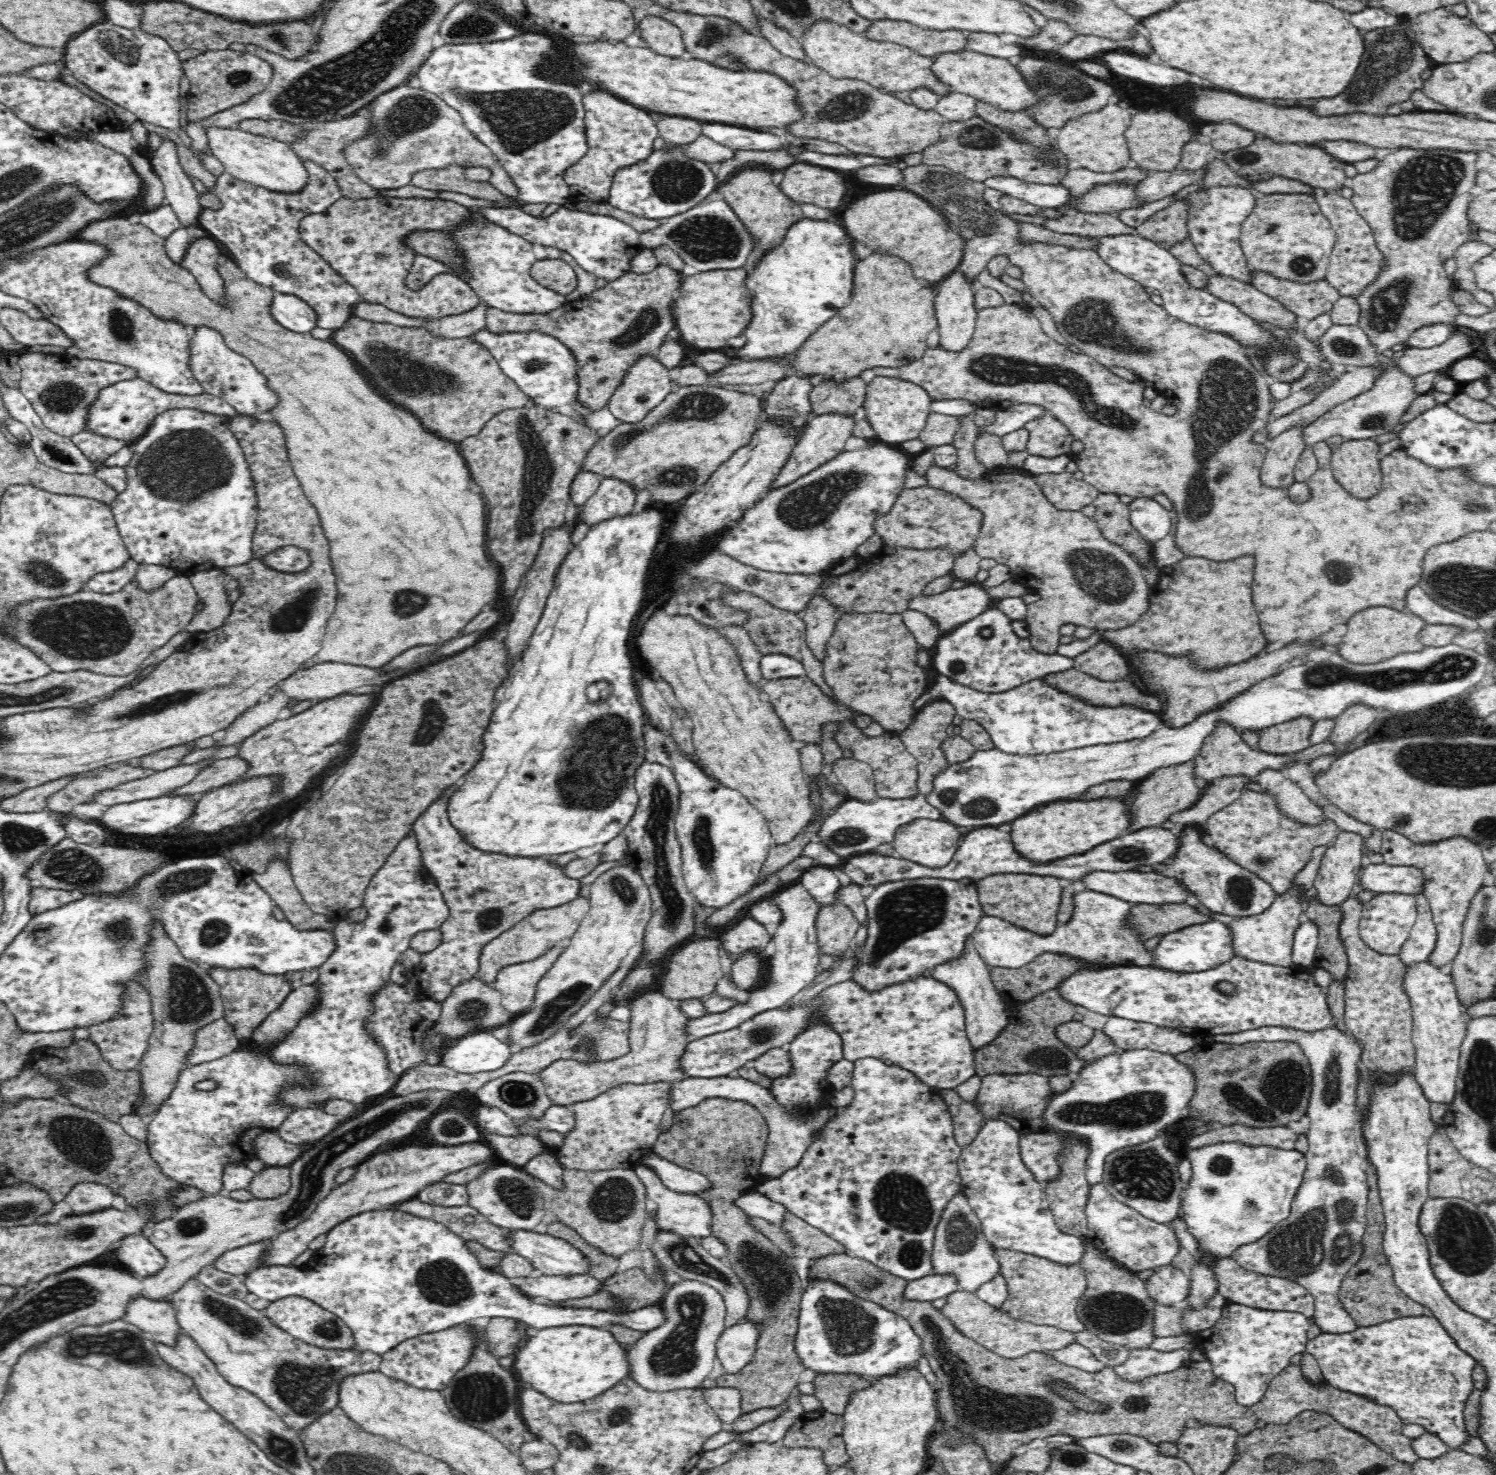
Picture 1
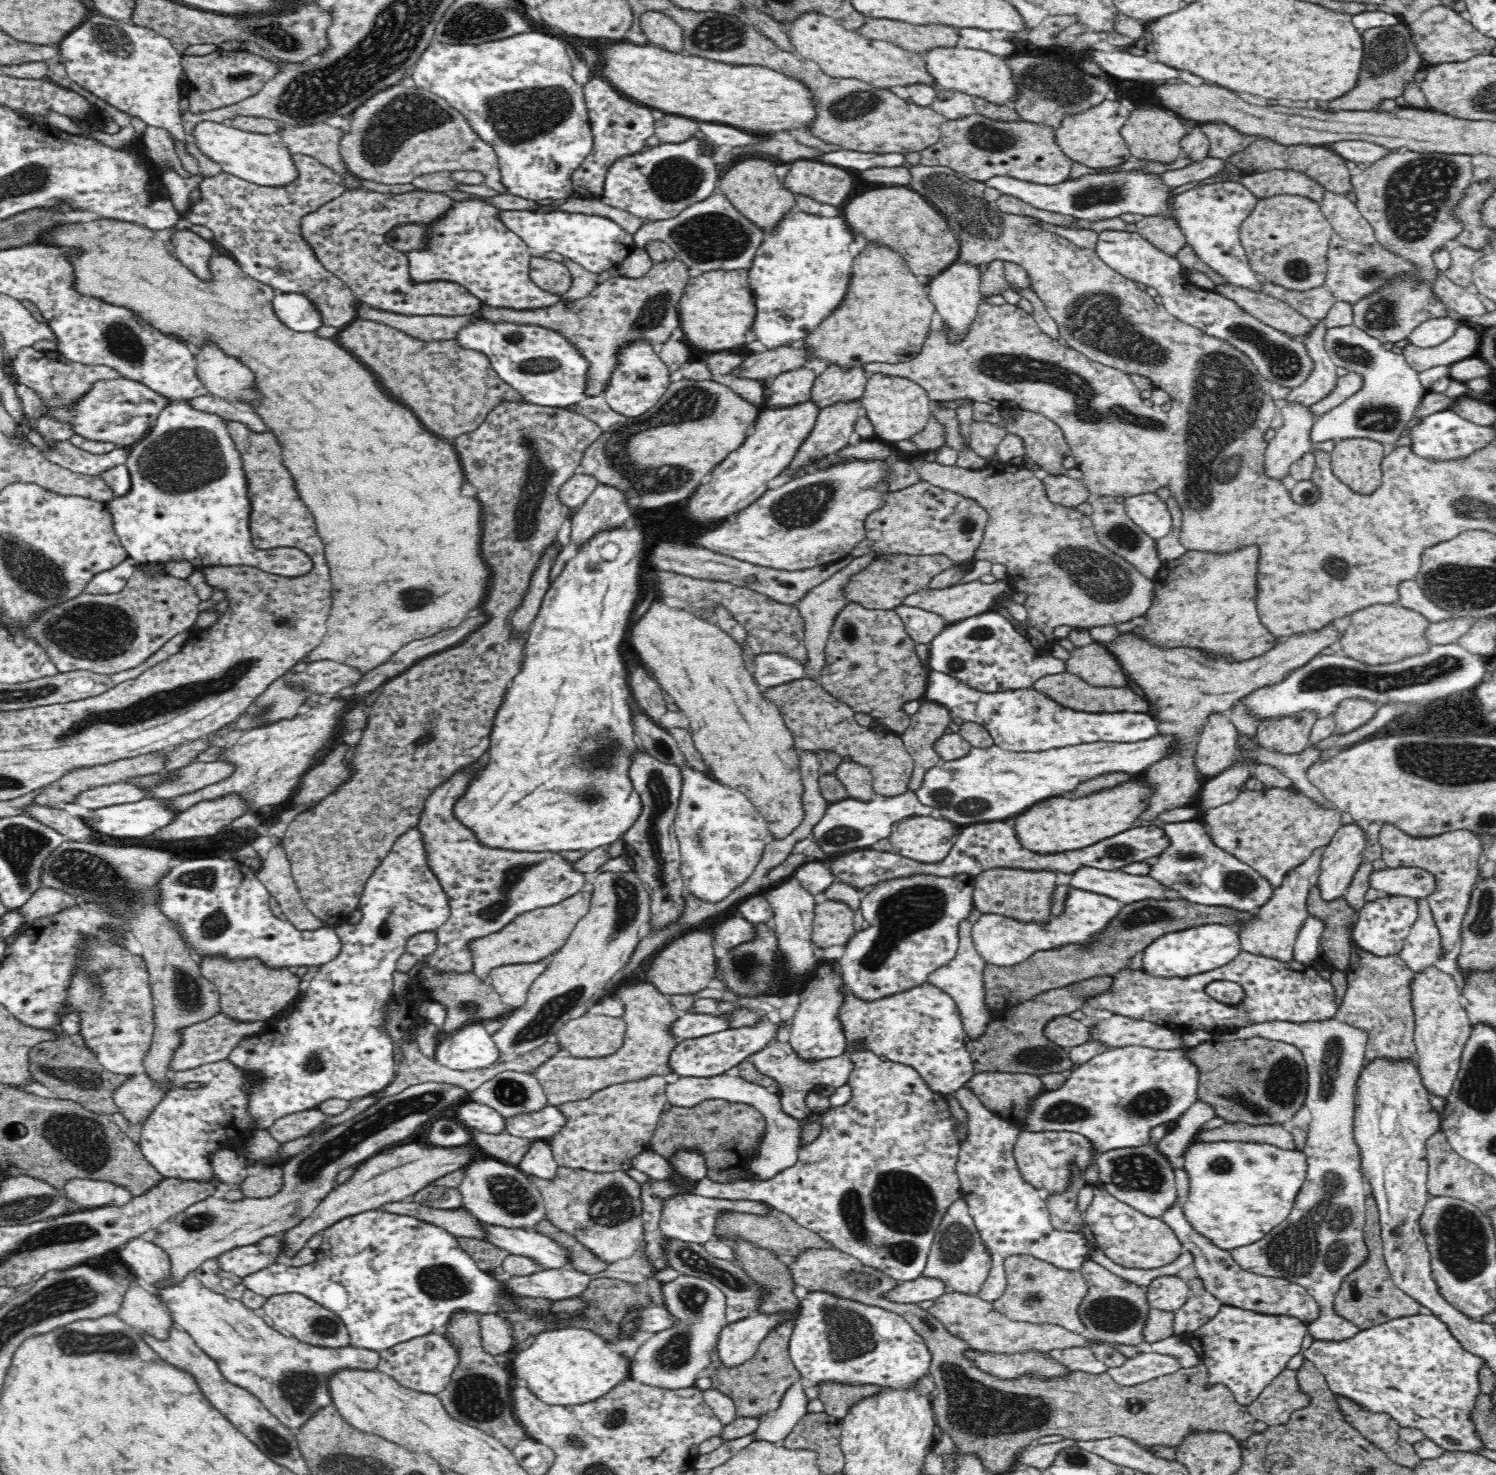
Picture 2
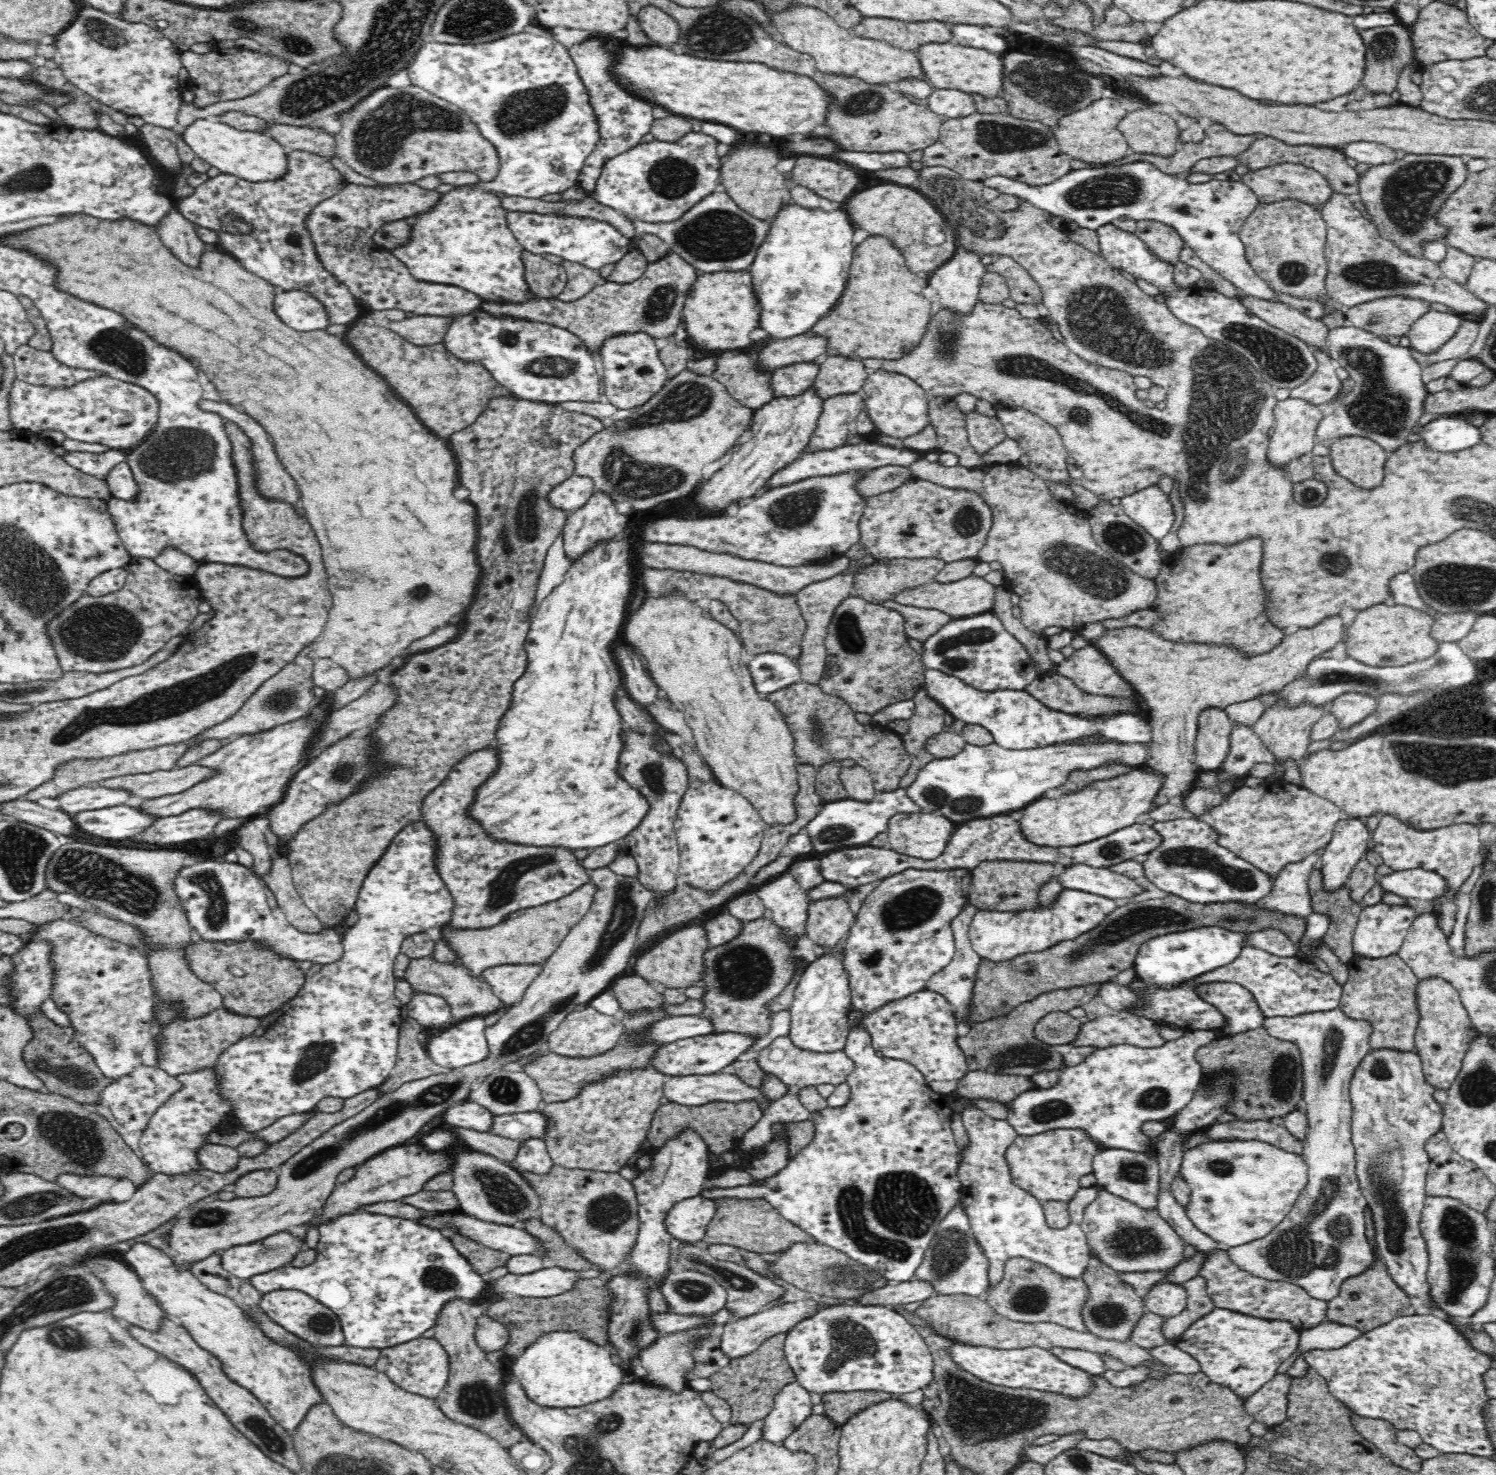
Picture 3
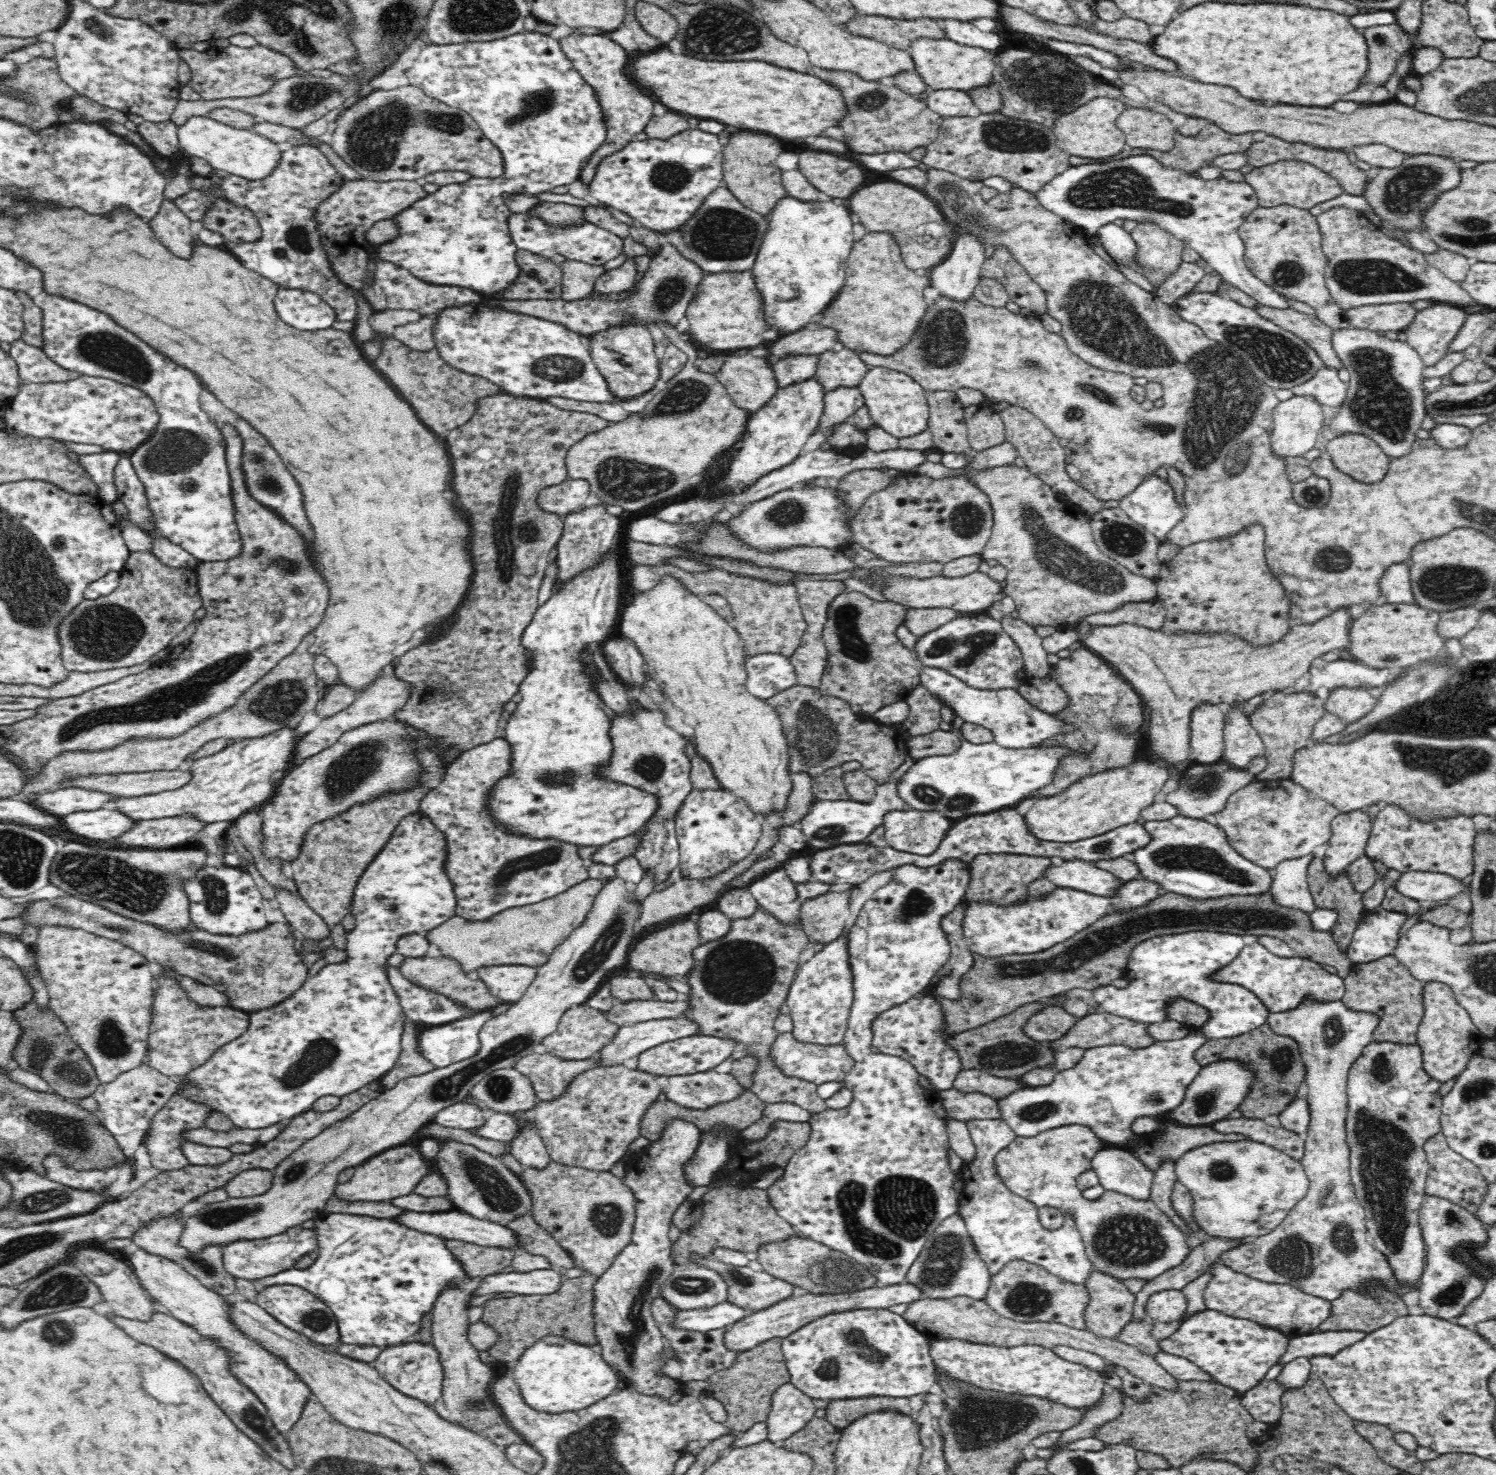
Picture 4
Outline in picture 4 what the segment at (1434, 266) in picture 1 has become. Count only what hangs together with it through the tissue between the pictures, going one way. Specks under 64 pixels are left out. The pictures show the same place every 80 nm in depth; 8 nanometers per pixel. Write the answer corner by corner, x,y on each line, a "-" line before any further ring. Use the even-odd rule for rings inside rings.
1427,154
1409,155
1400,166
1378,167
1376,176
1368,178
1362,197
1368,201
1370,210
1380,217
1382,226
1390,231
1390,237
1410,249
1412,246
1405,232
1423,232
1425,229
1423,214
1442,193
1460,184
1461,172
1462,169
1453,158
-
1391,302
1358,306
1345,314
1351,327
1384,334
1389,330
1404,332
1414,322
1418,312
1411,302

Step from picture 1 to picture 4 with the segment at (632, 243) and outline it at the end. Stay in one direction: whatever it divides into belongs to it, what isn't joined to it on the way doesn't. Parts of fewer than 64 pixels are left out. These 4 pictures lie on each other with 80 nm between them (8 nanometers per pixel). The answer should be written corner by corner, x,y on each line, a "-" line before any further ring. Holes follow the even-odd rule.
511,213
507,219
507,226
514,244
522,250
529,250
534,254
561,254
568,260
584,262
602,267
609,260
614,260
623,253
624,239
617,234
596,226
586,220
578,224
549,224
533,213

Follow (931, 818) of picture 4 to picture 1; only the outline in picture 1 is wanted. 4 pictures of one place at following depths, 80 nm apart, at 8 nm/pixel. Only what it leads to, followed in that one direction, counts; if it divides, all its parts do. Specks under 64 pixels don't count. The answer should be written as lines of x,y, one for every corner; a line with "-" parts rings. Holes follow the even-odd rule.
922,818
898,828
893,847
902,859
931,869
942,868
952,860
963,838
954,824

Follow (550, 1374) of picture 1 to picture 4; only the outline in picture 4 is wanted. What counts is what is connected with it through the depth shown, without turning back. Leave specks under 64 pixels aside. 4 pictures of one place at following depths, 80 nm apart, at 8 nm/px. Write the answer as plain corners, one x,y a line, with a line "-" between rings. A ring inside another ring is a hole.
561,1334
546,1335
534,1342
511,1365
510,1375
530,1408
552,1414
582,1410
609,1397
623,1386
618,1372
606,1362
599,1348
576,1342

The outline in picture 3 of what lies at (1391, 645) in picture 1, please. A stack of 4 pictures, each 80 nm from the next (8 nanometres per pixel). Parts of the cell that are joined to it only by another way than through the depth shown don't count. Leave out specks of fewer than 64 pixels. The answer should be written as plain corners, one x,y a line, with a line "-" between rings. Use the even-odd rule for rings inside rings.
1377,604
1358,612
1342,642
1348,656
1368,666
1402,666
1436,652
1438,641
1430,636
1435,618
1409,606

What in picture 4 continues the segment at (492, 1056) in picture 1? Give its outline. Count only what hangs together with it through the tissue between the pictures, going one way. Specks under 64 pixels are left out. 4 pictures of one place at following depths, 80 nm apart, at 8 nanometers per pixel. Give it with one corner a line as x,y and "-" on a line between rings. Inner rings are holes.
490,1011
476,1012
468,1018
458,1019
445,1025
427,1026
423,1032
420,1032
420,1038
418,1038
421,1055
438,1069
472,1058
482,1045
479,1032
485,1022
490,1020

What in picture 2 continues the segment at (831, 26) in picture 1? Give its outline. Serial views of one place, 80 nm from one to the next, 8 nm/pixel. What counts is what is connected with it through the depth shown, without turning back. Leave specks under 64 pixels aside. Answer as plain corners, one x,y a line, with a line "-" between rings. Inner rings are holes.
806,13
791,23
782,23
791,37
797,55
816,62
832,78
857,79
881,89
913,84
925,84
940,89
934,77
928,73
925,58
920,53
906,50
891,42
866,38
851,27
822,13

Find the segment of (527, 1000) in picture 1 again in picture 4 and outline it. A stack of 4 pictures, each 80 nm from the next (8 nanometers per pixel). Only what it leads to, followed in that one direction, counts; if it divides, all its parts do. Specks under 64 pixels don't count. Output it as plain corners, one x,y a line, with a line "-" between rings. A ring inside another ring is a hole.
526,965
485,966
476,970
475,975
486,983
494,996
502,999
502,1003
515,1003
524,996
526,990
536,978
537,967

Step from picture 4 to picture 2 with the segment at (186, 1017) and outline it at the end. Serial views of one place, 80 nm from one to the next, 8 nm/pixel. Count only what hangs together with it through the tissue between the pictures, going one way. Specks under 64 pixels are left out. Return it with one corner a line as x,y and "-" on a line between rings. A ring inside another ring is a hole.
220,1012
204,1022
187,1026
183,1030
184,1041
174,1053
171,1068
173,1068
174,1072
178,1070
188,1070
210,1064
210,1062
218,1062
227,1059
230,1052
238,1046
240,1041
246,1037
255,1035
261,1031
265,1025
266,1023
263,1021
249,1023
235,1021
234,1019
229,1019
224,1013

